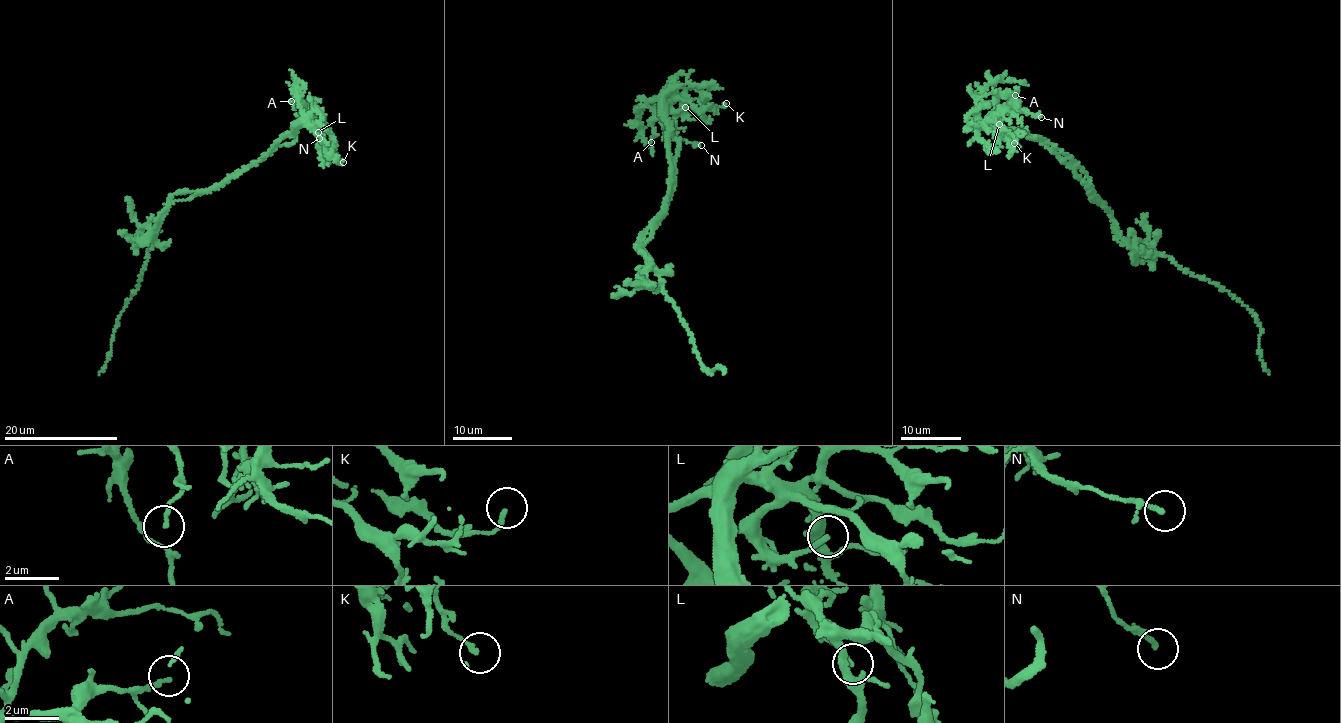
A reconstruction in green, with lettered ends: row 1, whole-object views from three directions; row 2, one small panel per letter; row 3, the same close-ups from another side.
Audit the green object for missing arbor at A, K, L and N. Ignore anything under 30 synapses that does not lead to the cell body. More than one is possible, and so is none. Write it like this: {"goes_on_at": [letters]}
{"goes_on_at": []}

